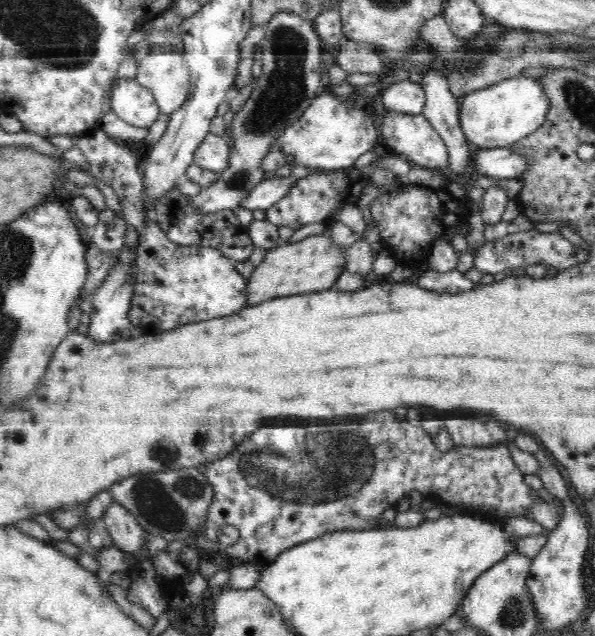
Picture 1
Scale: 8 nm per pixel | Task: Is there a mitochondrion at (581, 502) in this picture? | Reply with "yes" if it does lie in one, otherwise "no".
no

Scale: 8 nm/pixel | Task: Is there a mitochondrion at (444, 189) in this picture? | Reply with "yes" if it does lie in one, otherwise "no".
no

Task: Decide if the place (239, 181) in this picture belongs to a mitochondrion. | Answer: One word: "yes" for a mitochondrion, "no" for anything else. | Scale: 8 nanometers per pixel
yes

